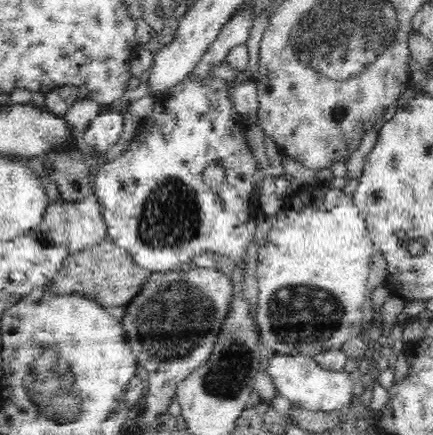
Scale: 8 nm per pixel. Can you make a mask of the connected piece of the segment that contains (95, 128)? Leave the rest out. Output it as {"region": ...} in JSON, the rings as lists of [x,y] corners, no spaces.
{"region":[[[116,109],[96,115],[84,132],[85,141],[103,156],[110,146],[118,142],[125,118],[126,115],[117,112]]]}

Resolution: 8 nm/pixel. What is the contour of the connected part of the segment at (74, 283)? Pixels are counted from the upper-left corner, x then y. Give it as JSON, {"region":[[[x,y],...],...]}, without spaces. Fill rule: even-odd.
{"region":[[[106,236],[94,247],[87,247],[85,250],[68,255],[63,268],[50,284],[51,290],[59,291],[60,294],[74,291],[91,295],[96,302],[106,308],[113,306],[126,308],[126,304],[132,302],[135,296],[140,294],[140,289],[148,282],[152,274],[154,272],[136,263],[134,254],[116,245],[110,237]]]}

